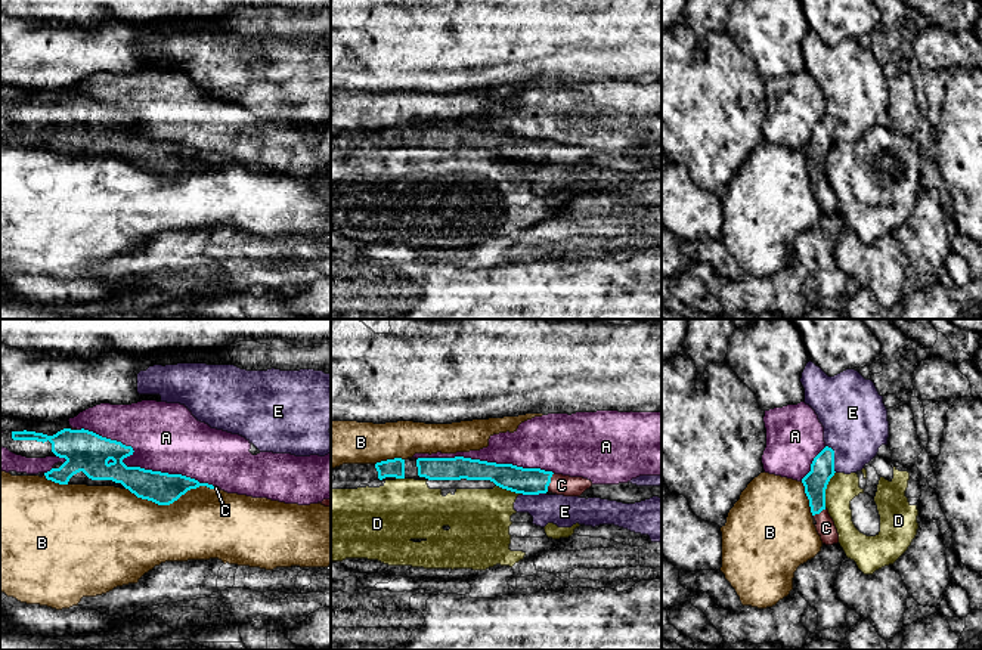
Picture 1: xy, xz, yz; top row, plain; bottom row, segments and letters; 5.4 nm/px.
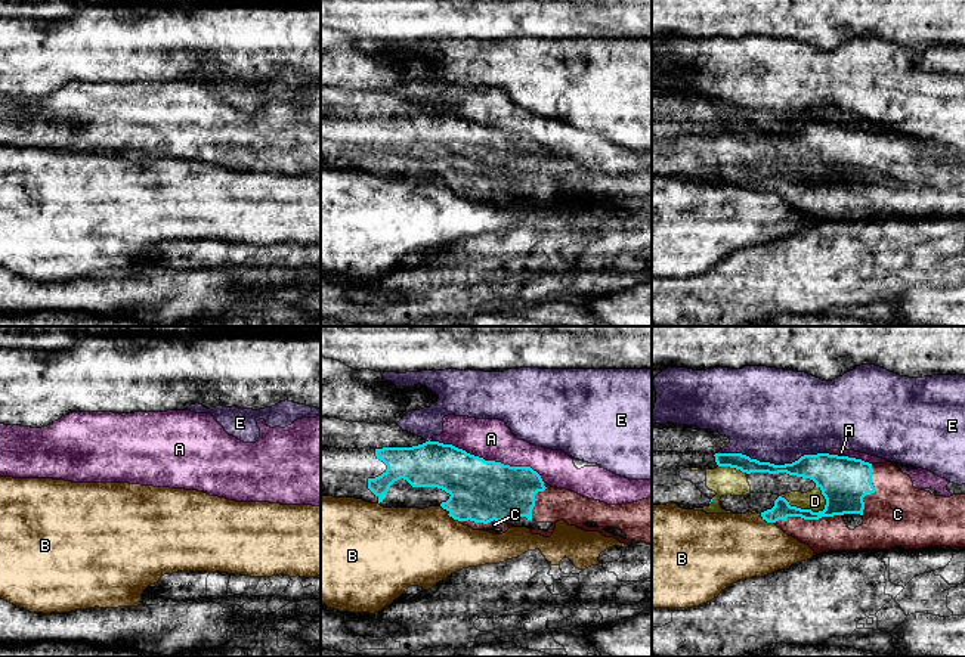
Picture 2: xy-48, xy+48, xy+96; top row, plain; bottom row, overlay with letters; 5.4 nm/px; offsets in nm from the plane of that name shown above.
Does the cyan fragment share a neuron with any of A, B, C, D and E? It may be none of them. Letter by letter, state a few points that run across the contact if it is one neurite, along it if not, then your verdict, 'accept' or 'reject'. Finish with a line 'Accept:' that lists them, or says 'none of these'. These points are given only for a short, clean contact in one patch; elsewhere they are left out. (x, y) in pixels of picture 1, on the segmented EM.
A: reject
B: reject
C: accept
D: reject
E: reject
Accept: C

